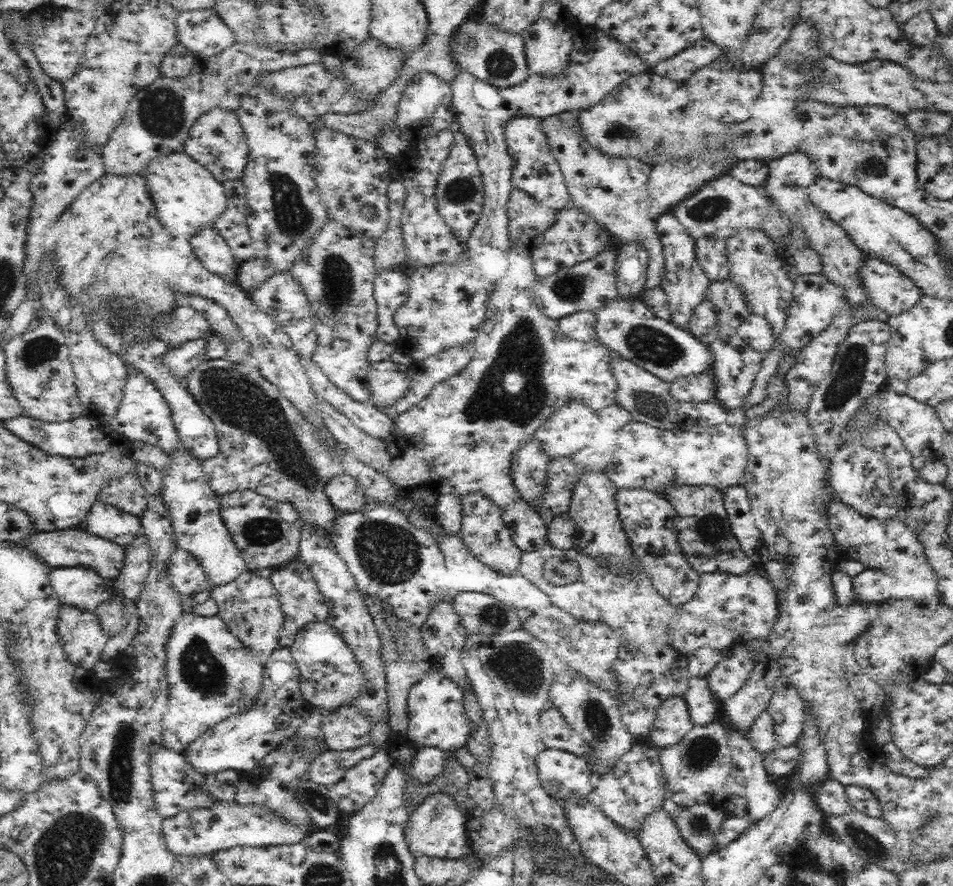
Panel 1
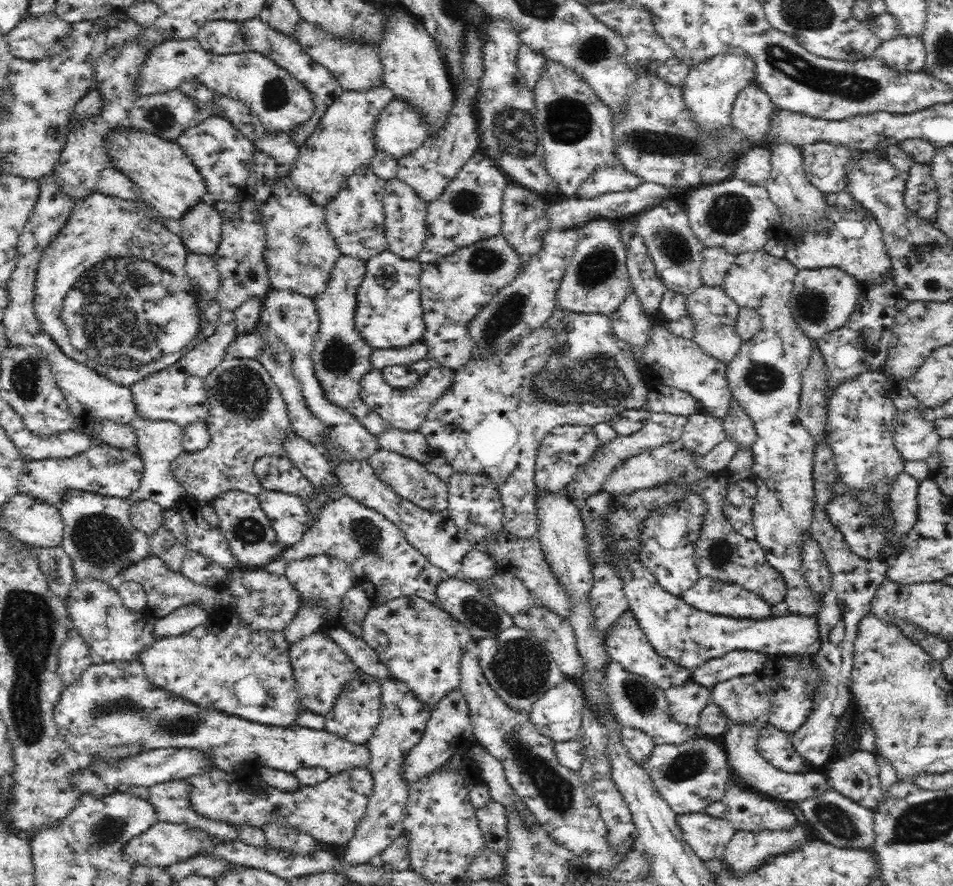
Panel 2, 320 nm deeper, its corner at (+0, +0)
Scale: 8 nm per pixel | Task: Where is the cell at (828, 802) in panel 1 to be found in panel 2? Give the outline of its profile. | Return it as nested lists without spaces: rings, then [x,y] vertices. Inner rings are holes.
[[[728,721],[727,730],[721,737],[729,756],[732,771],[742,784],[770,798],[782,801],[790,800],[791,802],[798,803],[798,805],[805,803],[806,800],[821,799],[822,796],[826,796],[832,790],[825,771],[824,774],[822,772],[816,772],[816,770],[810,772],[809,768],[805,771],[786,772],[769,763],[760,754],[757,745],[759,736],[759,728],[754,722]]]

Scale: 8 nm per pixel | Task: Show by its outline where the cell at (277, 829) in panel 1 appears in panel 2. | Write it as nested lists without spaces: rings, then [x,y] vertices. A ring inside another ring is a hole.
[[[157,820],[150,825],[150,828],[146,829],[146,832],[130,840],[124,851],[126,858],[132,863],[136,860],[150,860],[154,864],[169,868],[178,863],[185,863],[200,854],[206,855],[213,852],[214,849],[226,846],[234,841],[222,840],[220,836],[214,836],[213,833],[196,828],[187,822],[169,823]]]

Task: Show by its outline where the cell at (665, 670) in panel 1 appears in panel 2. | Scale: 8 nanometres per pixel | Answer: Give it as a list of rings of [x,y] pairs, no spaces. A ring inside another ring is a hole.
[[[628,610],[618,620],[613,631],[609,632],[609,638],[605,644],[609,660],[618,662],[622,668],[638,676],[644,677],[662,692],[674,687],[682,687],[693,680],[690,669],[681,666],[670,658],[660,655],[645,637],[639,627],[635,616]]]

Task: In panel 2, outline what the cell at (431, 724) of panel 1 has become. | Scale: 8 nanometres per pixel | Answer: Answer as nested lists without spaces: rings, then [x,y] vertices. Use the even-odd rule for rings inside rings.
[[[401,596],[389,603],[372,605],[363,622],[363,639],[380,656],[380,661],[390,667],[395,679],[399,679],[415,695],[415,700],[432,712],[438,703],[450,696],[459,686],[460,648],[471,638],[452,615],[441,606],[426,602],[418,596]]]

